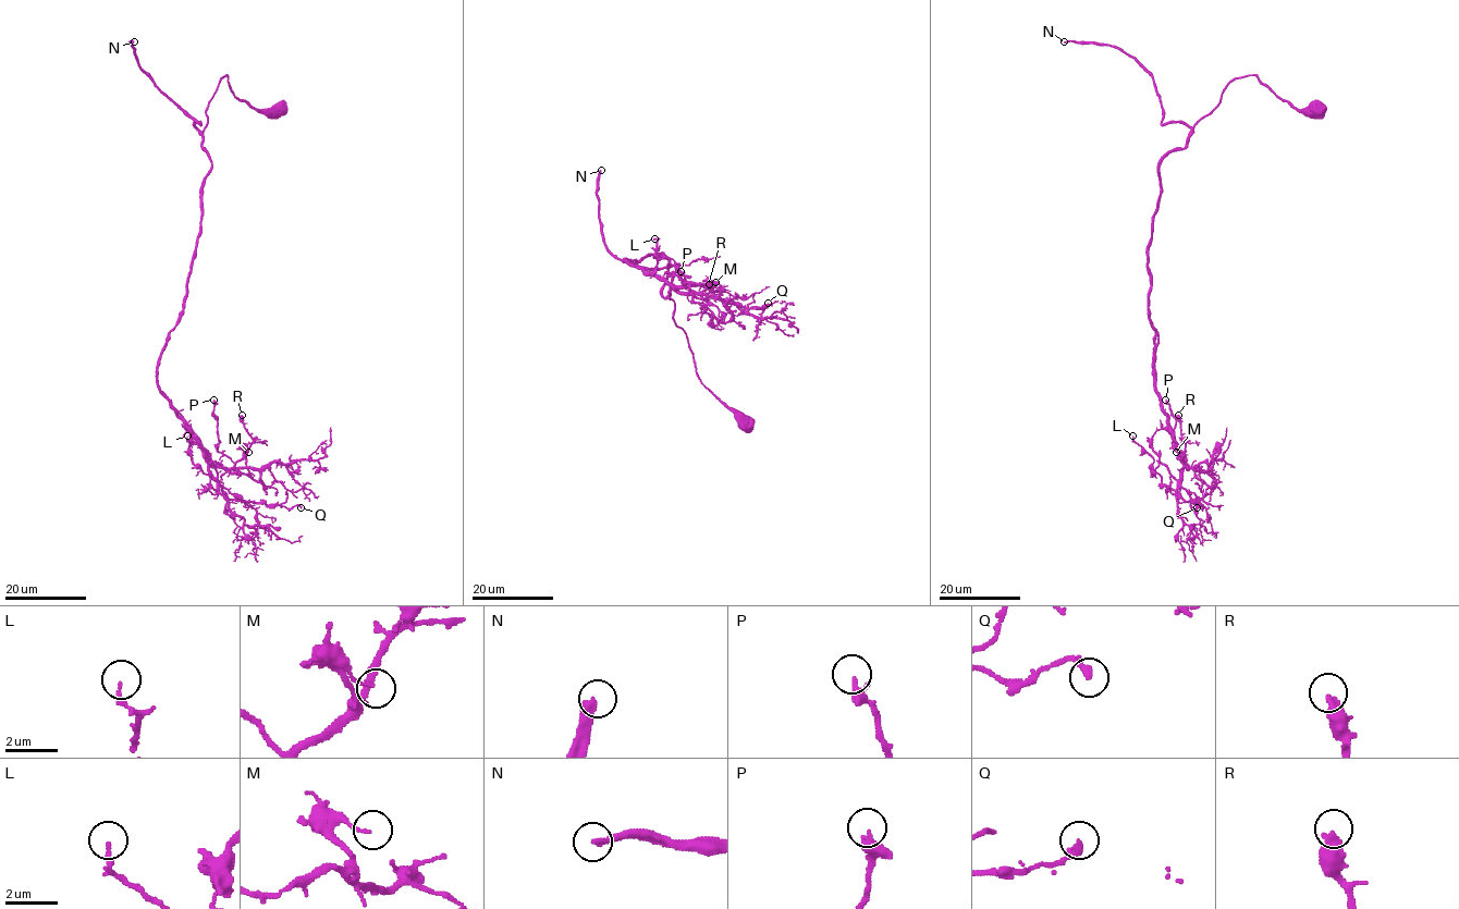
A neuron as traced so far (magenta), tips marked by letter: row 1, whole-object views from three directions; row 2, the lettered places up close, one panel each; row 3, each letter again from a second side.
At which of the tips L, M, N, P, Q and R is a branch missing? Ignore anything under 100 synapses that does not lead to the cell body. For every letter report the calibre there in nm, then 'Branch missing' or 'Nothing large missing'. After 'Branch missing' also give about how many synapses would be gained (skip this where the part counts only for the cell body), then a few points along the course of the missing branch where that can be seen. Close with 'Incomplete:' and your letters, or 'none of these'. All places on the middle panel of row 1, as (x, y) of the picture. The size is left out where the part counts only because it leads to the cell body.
L: Thickness 170 nm. Nothing large missing
M: Thickness 100 nm. Nothing large missing
N: Thickness 300 nm. Branch missing. Roughly 250 synapses. Course of what is missing: (601, 170), (605, 142), (625, 120), (644, 105), (662, 100), (756, 12)
P: Thickness 240 nm. Nothing large missing
Q: Thickness 280 nm. Nothing large missing
R: Thickness 440 nm. Nothing large missing
Incomplete: N

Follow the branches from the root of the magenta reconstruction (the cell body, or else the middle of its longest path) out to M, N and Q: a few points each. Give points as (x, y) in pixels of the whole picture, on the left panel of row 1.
M: (280, 109), (252, 109), (225, 75), (208, 103), (195, 258), (157, 367), (159, 392), (212, 463), (248, 452)
N: (280, 109), (252, 109), (232, 91), (225, 75), (200, 131), (195, 126), (200, 123), (141, 69), (134, 41)
Q: (280, 109), (252, 109), (225, 75), (208, 103), (200, 230), (157, 388), (225, 488), (245, 502), (301, 507)

